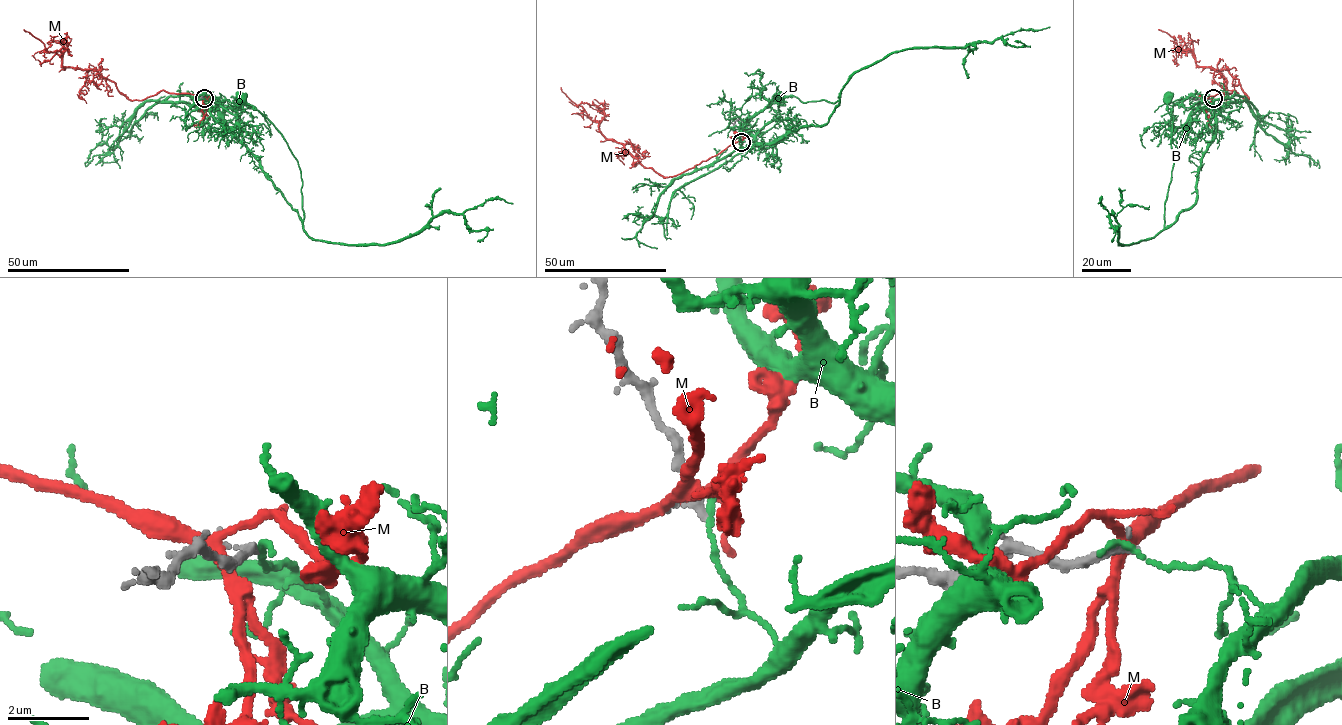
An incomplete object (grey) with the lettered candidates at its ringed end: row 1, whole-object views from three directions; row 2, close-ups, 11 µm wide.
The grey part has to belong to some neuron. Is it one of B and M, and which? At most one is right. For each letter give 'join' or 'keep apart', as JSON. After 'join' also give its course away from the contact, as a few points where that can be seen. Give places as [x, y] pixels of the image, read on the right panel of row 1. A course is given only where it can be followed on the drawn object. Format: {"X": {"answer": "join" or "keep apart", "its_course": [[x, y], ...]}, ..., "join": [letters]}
{"B": {"answer": "keep apart"}, "M": {"answer": "keep apart"}, "join": []}

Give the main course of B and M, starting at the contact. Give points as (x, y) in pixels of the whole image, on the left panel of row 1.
B: (204, 98), (225, 120), (230, 131), (297, 212), (302, 228), (302, 181), (298, 161), (282, 133), (241, 98)
M: (202, 97), (160, 90), (131, 100), (96, 70), (64, 67), (64, 48), (42, 63), (32, 55)

